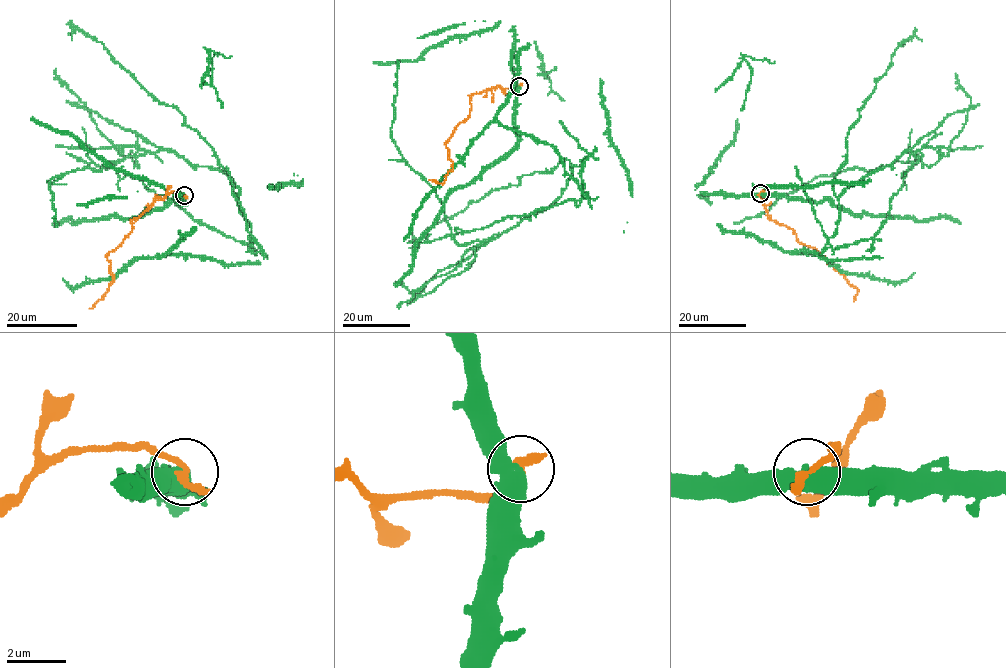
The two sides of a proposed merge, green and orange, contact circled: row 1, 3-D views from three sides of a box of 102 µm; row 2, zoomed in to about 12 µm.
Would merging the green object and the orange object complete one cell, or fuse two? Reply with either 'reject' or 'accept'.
reject

